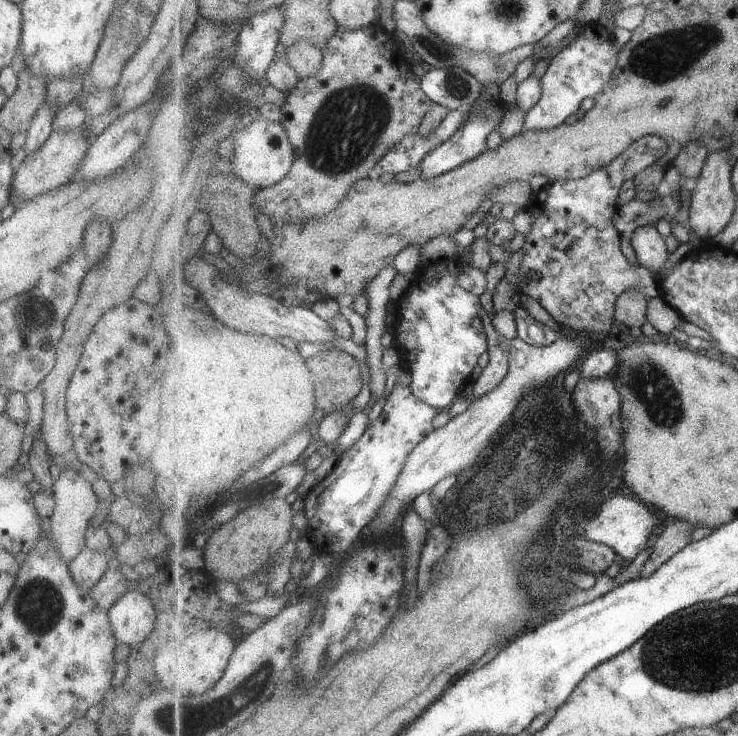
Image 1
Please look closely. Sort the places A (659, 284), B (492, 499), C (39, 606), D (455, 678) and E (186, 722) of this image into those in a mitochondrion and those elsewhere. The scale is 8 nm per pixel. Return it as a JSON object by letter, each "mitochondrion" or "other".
{"A":"other","B":"mitochondrion","C":"mitochondrion","D":"other","E":"mitochondrion"}

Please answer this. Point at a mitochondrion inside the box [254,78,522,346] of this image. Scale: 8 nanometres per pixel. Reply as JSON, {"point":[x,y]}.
{"point":[349,124]}

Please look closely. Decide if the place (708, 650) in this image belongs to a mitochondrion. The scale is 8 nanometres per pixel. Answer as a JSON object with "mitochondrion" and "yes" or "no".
{"mitochondrion":"yes"}

